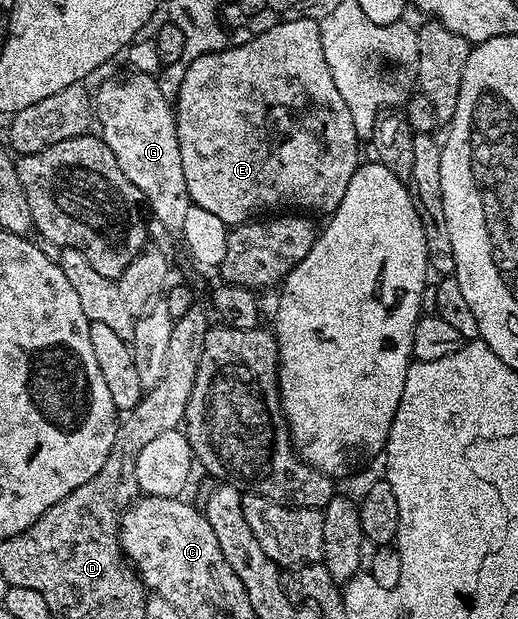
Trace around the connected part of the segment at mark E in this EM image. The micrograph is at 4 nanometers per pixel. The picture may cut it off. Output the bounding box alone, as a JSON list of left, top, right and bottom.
[174,18,361,226]

